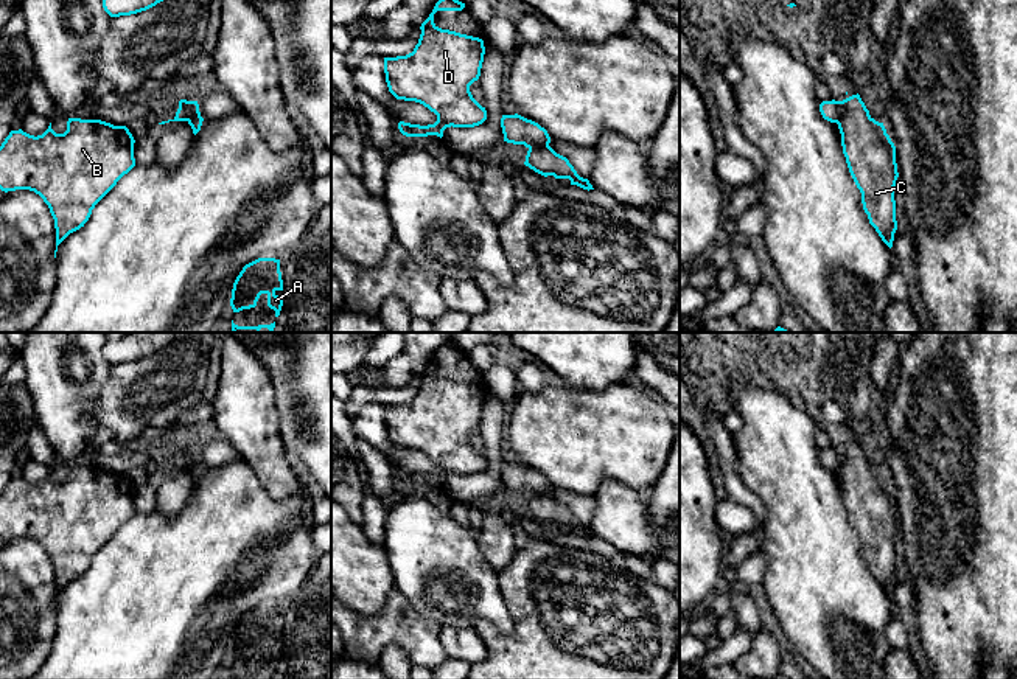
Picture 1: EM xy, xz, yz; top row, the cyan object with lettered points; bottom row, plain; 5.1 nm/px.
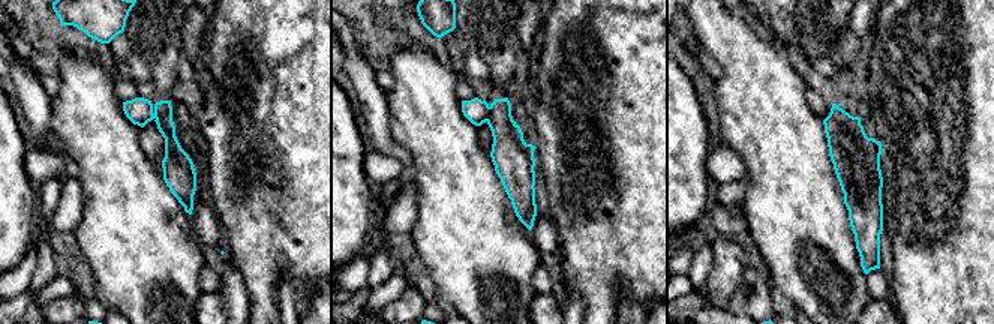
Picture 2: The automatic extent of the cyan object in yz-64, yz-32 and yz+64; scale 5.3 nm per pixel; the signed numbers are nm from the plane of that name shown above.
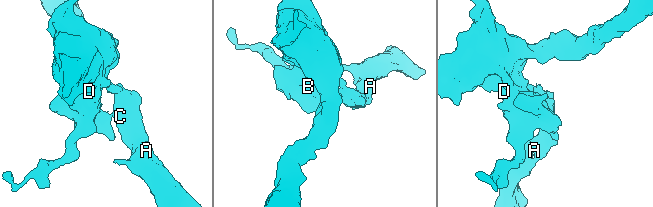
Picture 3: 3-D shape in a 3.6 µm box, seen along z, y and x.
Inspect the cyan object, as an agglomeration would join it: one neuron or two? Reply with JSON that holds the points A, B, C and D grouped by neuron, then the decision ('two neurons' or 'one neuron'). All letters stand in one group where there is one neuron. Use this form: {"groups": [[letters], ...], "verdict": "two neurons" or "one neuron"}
{"groups": [["A", "C"], ["B", "D"]], "verdict": "two neurons"}

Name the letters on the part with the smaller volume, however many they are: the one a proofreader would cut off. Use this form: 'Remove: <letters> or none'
Remove: A, C

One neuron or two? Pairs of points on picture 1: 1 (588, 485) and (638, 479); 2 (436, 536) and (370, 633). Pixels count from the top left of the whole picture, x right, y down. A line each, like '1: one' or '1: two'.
1: one
2: two

